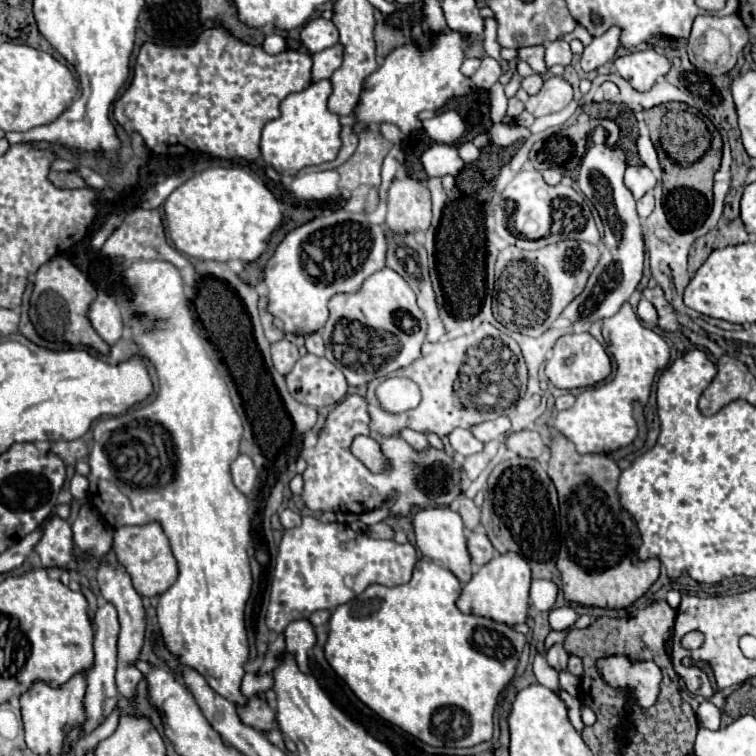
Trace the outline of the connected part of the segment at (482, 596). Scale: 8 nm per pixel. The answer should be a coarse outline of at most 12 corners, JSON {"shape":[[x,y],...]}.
{"shape":[[496,555],[456,605],[506,625],[530,611],[530,565]]}

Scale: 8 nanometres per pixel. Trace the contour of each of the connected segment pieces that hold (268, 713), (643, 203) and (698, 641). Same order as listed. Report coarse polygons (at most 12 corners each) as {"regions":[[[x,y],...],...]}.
{"regions":[[[250,697],[236,707],[246,725],[266,733],[276,713],[266,701]],[[646,193],[638,201],[638,215],[646,219],[654,209],[654,195]],[[690,631],[682,639],[682,647],[696,649],[704,643],[700,631]]]}

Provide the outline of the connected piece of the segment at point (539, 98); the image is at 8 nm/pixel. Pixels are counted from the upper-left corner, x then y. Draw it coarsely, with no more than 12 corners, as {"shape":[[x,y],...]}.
{"shape":[[564,77],[544,81],[525,102],[534,117],[562,111],[572,101]]}

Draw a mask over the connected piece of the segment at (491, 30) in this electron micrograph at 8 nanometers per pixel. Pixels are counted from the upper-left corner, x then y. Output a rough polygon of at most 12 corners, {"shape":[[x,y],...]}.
{"shape":[[484,19],[484,49],[500,59],[496,41],[496,21]]}

